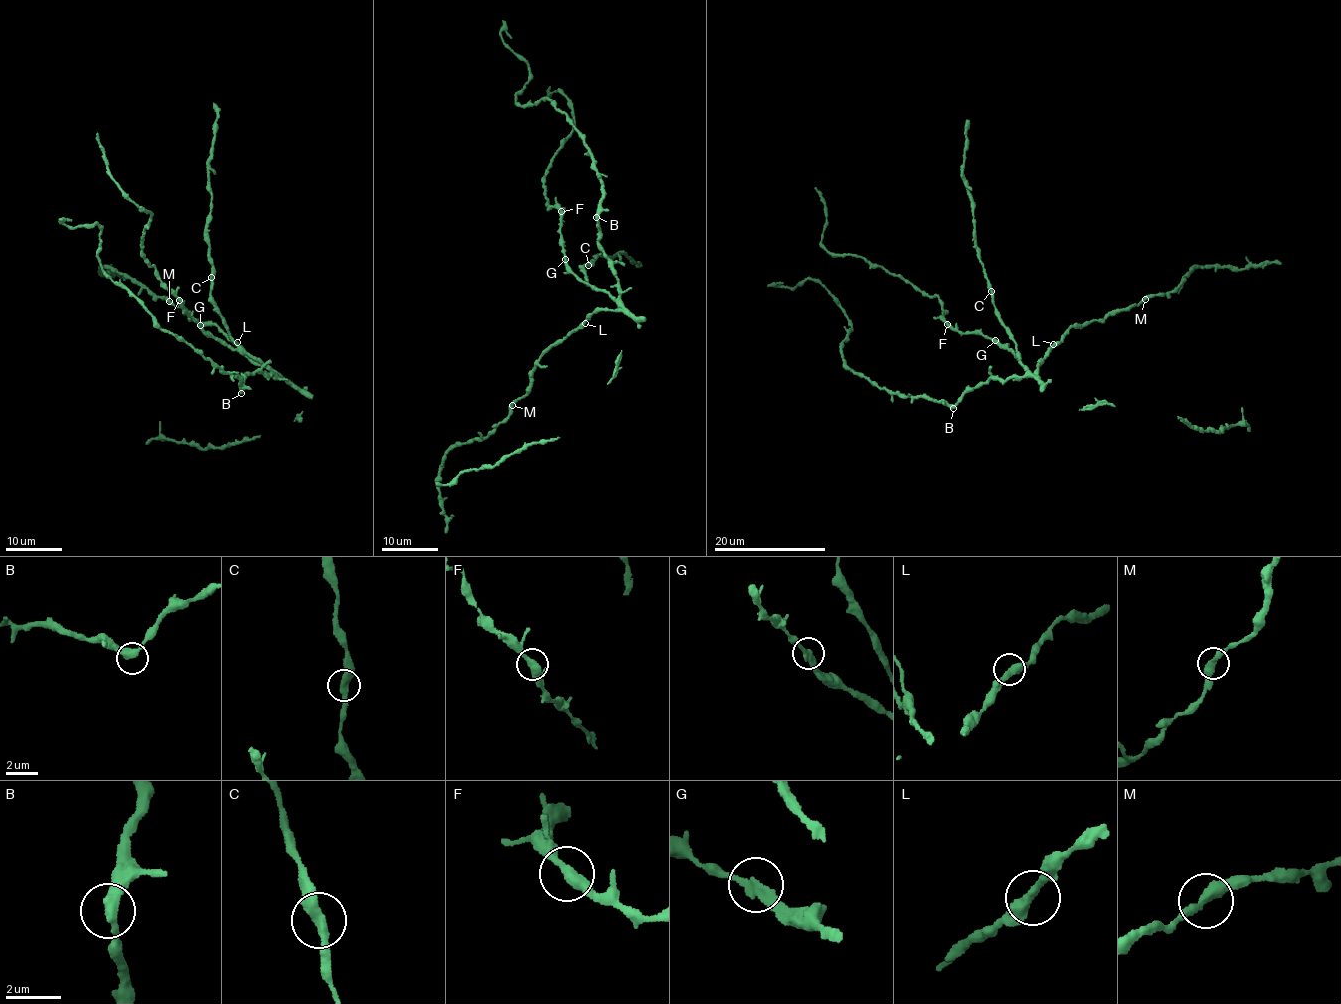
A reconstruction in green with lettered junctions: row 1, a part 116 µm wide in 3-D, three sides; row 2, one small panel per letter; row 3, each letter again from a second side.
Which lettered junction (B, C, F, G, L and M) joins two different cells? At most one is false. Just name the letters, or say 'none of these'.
none of these

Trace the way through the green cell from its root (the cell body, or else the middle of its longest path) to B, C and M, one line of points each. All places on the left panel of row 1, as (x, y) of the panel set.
B: (270, 374), (267, 377), (257, 370), (243, 375), (241, 393)
C: (270, 374), (234, 341), (210, 294), (212, 277)
M: (270, 374), (278, 375), (255, 364), (215, 325), (197, 322), (180, 306), (174, 307), (169, 301)

